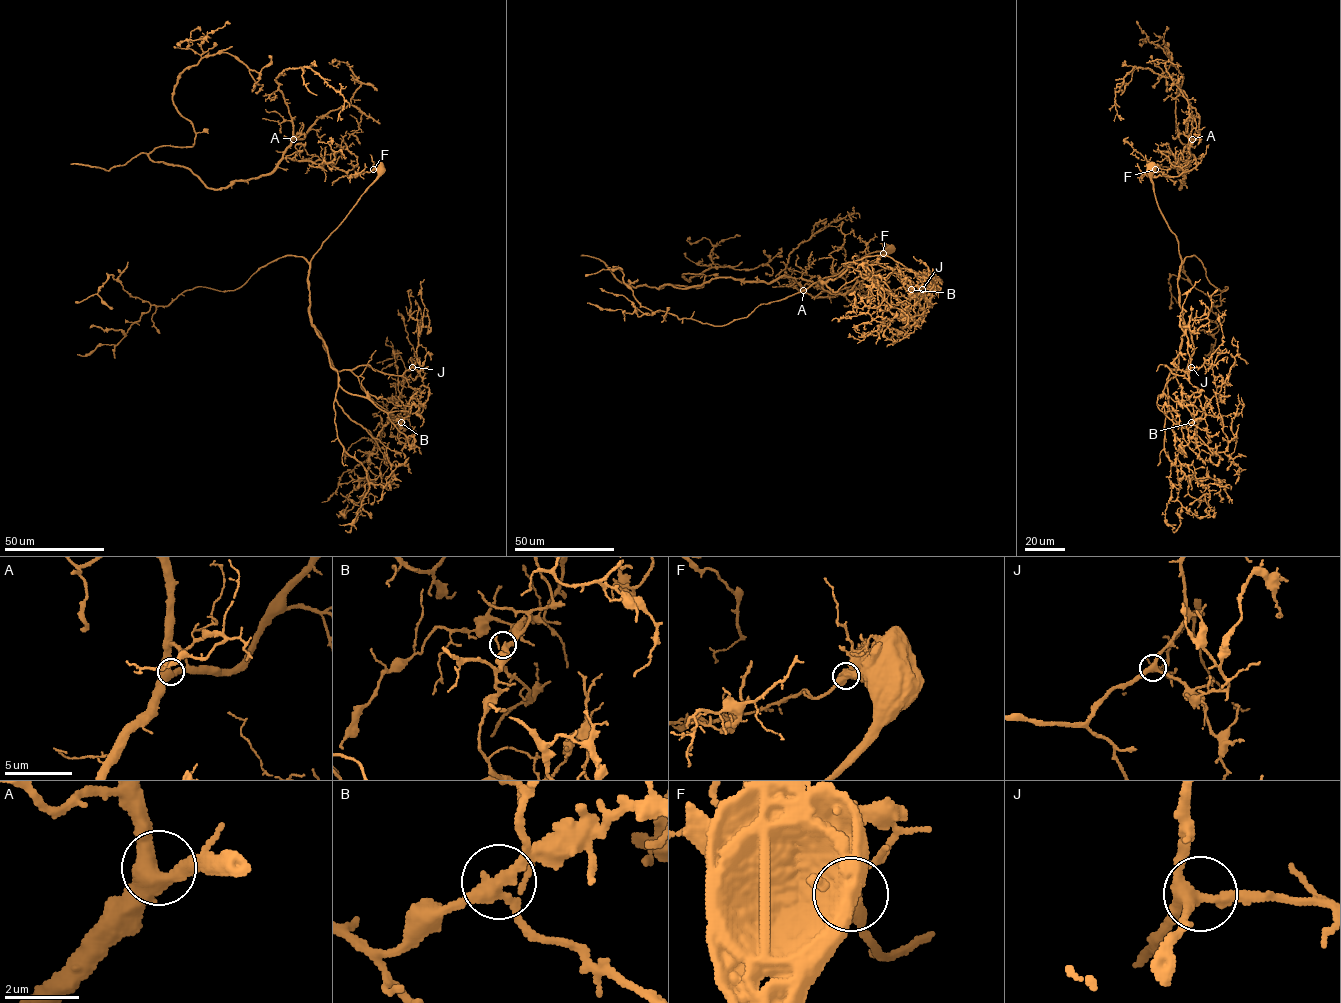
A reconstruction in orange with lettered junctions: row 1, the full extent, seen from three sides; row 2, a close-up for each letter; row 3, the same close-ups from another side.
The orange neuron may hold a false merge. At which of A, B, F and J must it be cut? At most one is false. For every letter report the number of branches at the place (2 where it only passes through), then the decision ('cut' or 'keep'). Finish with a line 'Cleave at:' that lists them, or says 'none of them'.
A: 3 | keep
B: 4 | keep
F: 4 | cut
J: 4 | keep
Cleave at: F

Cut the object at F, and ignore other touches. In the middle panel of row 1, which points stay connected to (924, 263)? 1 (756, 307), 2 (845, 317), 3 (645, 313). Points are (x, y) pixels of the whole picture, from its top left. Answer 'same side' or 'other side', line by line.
1: same side
2: same side
3: same side

